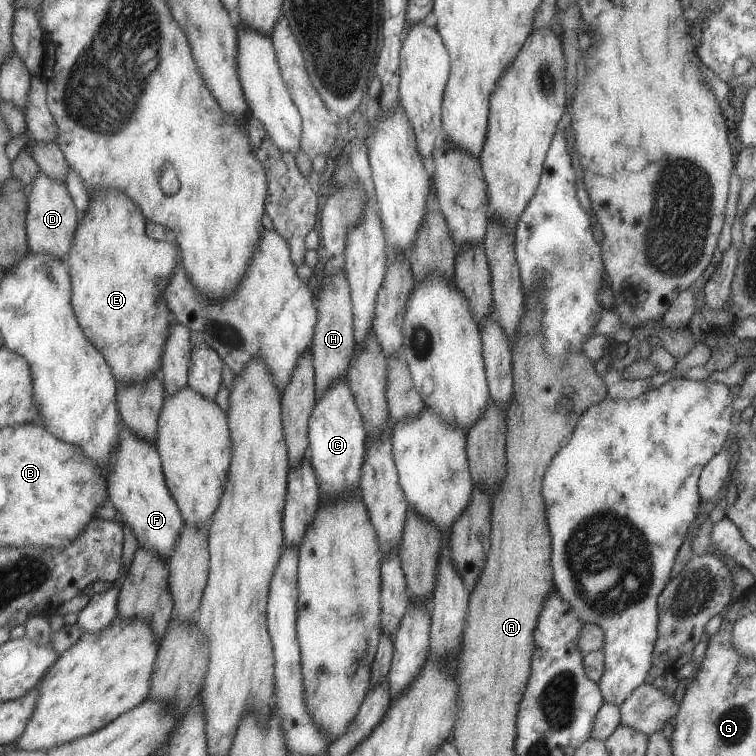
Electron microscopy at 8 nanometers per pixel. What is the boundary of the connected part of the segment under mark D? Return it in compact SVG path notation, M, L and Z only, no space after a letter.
M39 172L31 182L31 186L26 187L25 192L27 205L25 230L29 252L33 254L47 252L64 261L71 250L77 228L77 210L65 189L65 183Z

